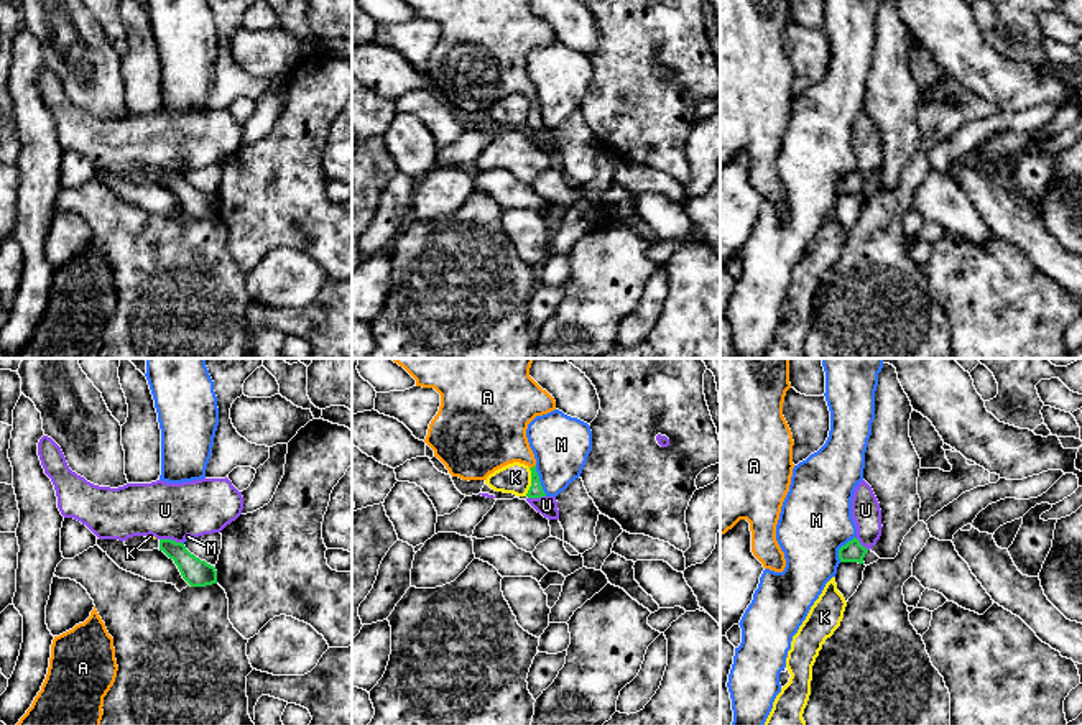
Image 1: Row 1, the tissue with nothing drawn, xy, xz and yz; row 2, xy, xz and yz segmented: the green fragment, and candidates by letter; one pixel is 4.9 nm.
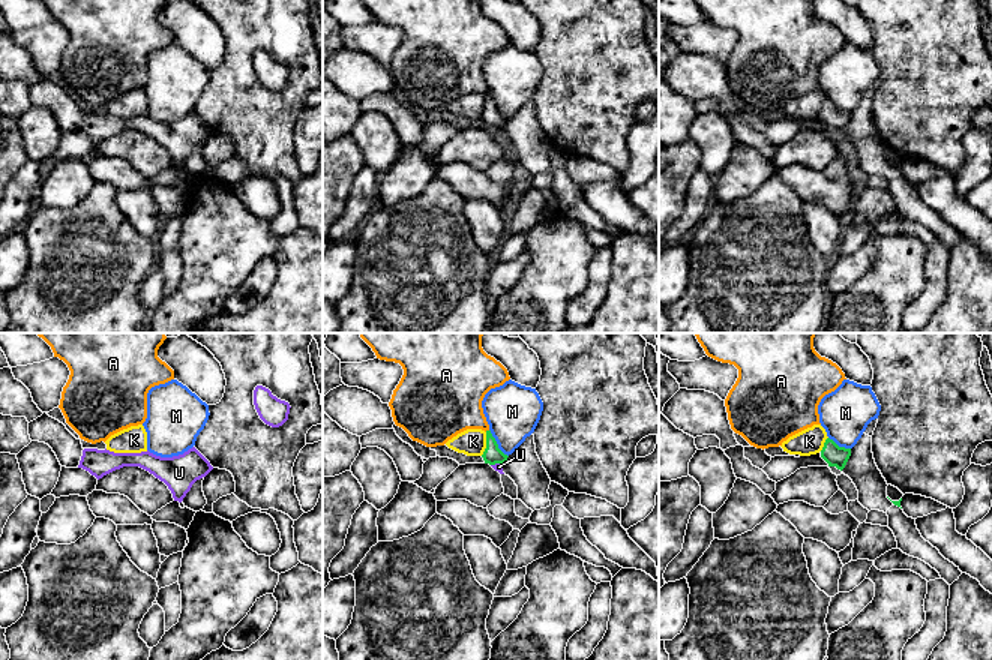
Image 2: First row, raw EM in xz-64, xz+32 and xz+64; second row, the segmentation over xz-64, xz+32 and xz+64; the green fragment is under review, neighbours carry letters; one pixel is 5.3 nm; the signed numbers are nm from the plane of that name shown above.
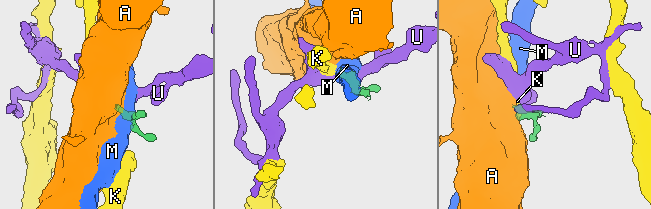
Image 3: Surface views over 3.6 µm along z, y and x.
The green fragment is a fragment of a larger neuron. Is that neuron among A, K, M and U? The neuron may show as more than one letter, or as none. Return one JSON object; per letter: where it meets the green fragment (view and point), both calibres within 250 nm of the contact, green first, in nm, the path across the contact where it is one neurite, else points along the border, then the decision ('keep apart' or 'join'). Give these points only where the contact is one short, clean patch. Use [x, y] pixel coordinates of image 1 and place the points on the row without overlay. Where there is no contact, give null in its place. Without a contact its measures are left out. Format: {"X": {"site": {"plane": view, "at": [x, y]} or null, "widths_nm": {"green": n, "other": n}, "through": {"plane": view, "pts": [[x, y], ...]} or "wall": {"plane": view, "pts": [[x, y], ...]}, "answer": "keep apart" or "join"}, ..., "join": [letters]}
{"A": {"site": {"plane": "xz", "at": [531, 99]}, "widths_nm": {"green": 70, "other": 320}, "through": {"plane": "xz", "pts": [[535, 122], [531, 99], [513, 78], [492, 66]]}, "answer": "join"}, "K": {"site": {"plane": "xz", "at": [531, 114]}, "widths_nm": {"green": 70, "other": 150}, "wall": {"plane": "xz", "pts": [[530, 101], [530, 120], [525, 127]]}, "answer": "keep apart"}, "M": {"site": {"plane": "xz", "at": [538, 112]}, "widths_nm": {"green": 70, "other": 280}, "wall": {"plane": "xz", "pts": [[535, 97], [540, 117], [546, 127]]}, "answer": "keep apart"}, "U": {"site": {"plane": "xy", "at": [171, 171]}, "widths_nm": {"green": 140, "other": 280}, "wall": {"plane": "xy", "pts": [[160, 170], [181, 175]]}, "answer": "keep apart"}, "join": ["A"]}

